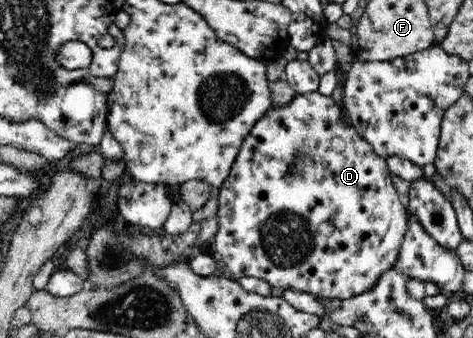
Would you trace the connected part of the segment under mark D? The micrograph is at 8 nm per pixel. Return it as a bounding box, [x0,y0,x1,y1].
[212,91,407,300]

